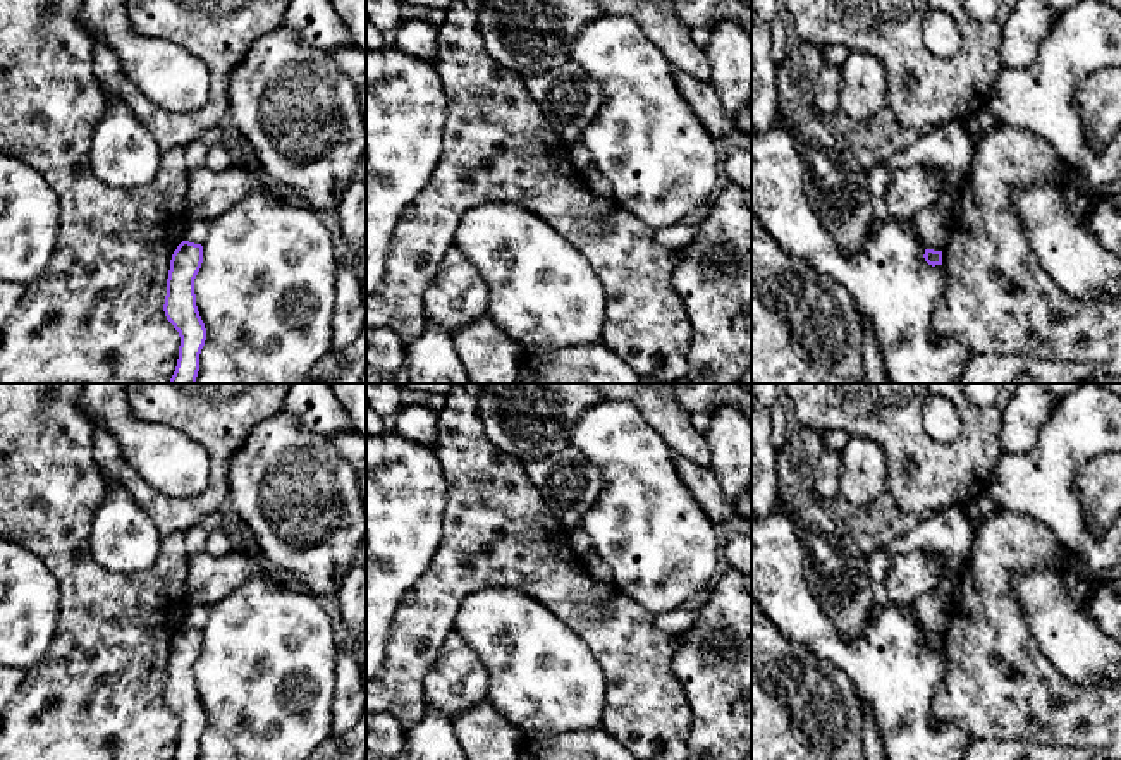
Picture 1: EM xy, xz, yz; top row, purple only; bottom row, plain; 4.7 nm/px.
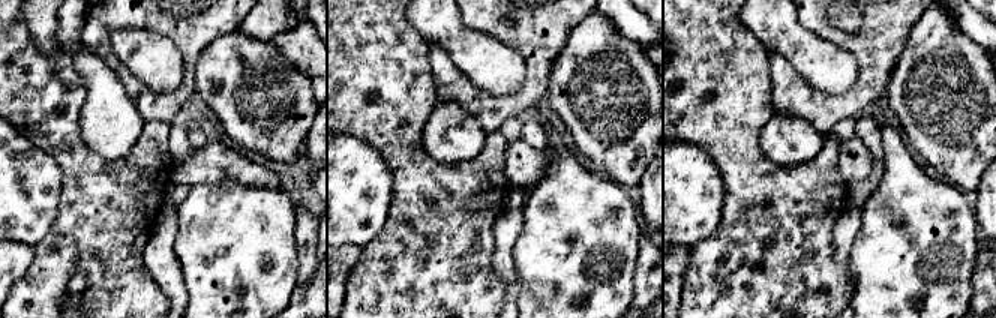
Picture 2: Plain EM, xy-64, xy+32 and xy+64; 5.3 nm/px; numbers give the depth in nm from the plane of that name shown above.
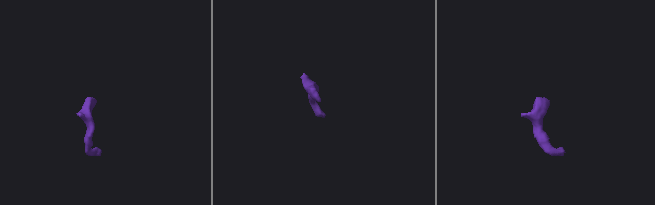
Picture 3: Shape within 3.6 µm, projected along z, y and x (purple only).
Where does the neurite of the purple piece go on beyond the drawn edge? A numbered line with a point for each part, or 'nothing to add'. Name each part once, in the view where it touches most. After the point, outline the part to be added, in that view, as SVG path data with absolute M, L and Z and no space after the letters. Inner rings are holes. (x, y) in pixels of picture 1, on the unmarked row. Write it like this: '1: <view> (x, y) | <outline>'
1: yz (932, 611) | M940 588L923 593L915 605L916 619L925 634L944 636L947 631L949 604Z

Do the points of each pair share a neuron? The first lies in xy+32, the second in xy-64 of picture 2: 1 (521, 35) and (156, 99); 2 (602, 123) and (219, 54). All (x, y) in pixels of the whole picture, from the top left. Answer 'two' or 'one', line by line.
1: one
2: one

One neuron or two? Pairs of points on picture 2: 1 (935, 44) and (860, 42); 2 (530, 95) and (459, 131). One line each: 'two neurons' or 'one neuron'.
1: two neurons
2: two neurons

